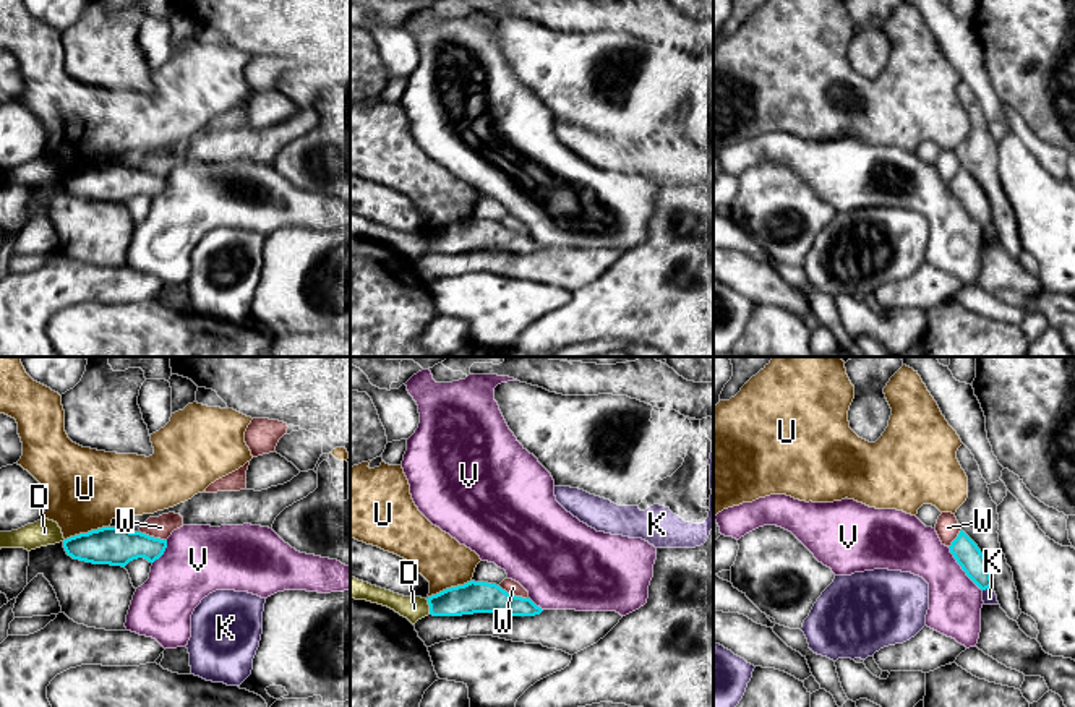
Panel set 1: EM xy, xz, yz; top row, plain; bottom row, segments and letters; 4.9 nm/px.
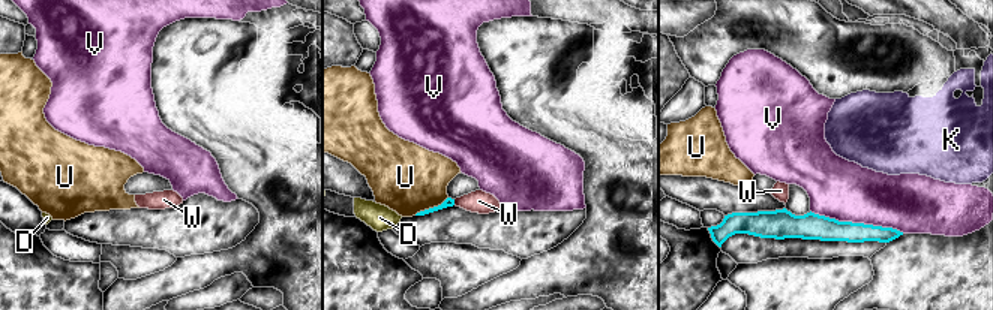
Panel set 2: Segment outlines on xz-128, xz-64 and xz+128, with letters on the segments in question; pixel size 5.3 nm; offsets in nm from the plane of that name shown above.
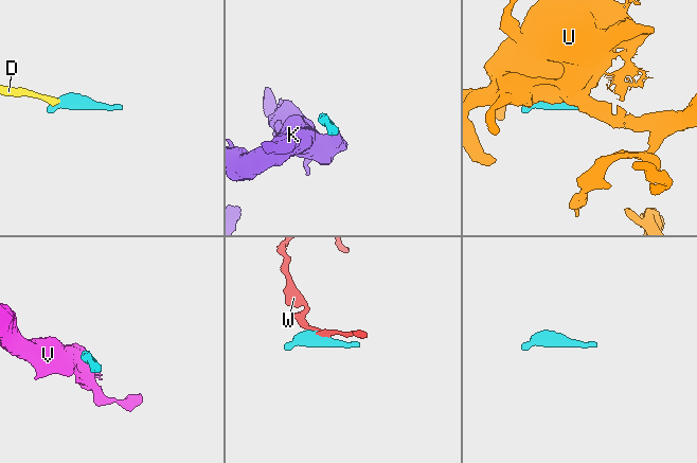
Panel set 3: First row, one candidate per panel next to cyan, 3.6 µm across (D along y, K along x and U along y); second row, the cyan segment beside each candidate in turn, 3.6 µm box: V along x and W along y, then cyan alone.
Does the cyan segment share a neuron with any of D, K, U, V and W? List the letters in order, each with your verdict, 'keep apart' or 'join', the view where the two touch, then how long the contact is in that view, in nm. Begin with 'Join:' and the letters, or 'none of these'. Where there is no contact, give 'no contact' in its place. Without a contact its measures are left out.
Join: none of these
D: keep apart; meets cyan in xz; contact 80 nm long
K: keep apart; meets cyan in yz; contact 50 nm long
U: keep apart; meets cyan in xy; contact 240 nm long
V: keep apart; meets cyan in yz; contact 280 nm long
W: keep apart; meets cyan in xz; contact 170 nm long

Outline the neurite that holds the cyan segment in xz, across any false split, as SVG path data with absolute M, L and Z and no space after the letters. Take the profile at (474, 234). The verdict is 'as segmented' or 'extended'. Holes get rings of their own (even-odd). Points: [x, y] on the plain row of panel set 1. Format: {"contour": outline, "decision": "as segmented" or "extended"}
{"contour": "M475 217L446 225L426 237L430 251L433 253L462 253L473 250L535 253L543 248L530 235L511 232L496 221Z", "decision": "as segmented"}

